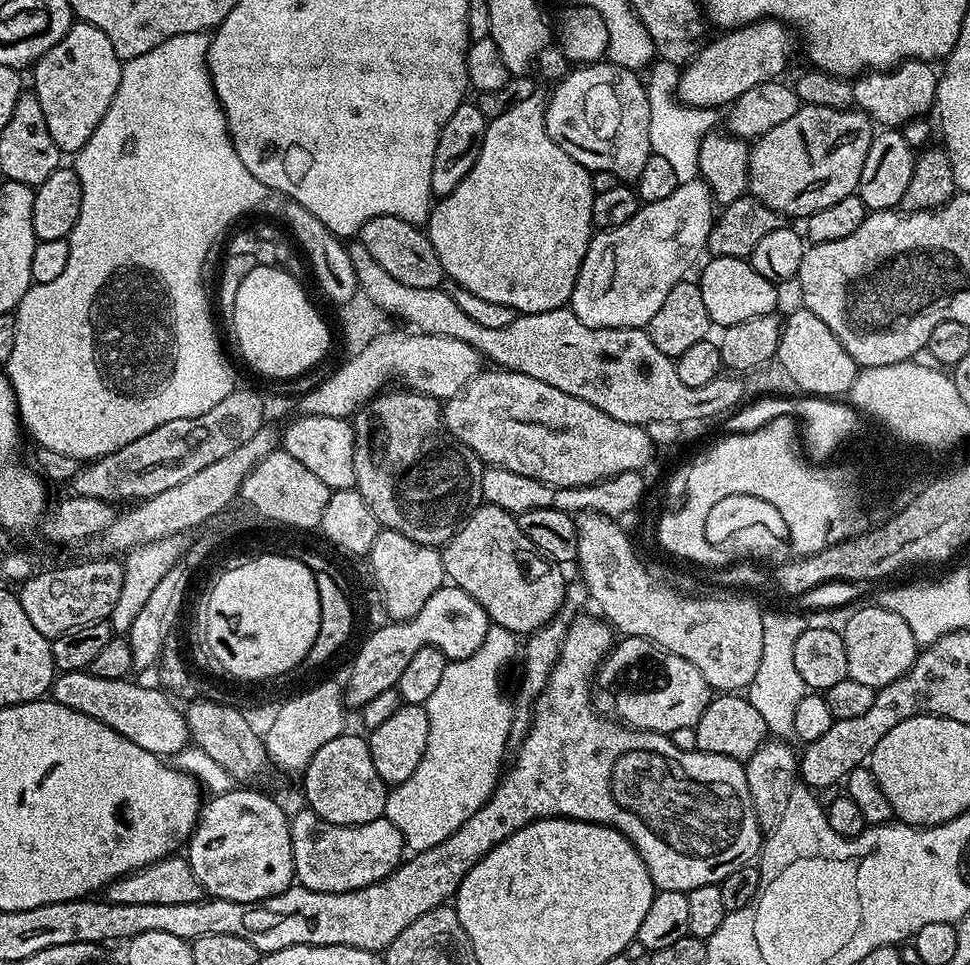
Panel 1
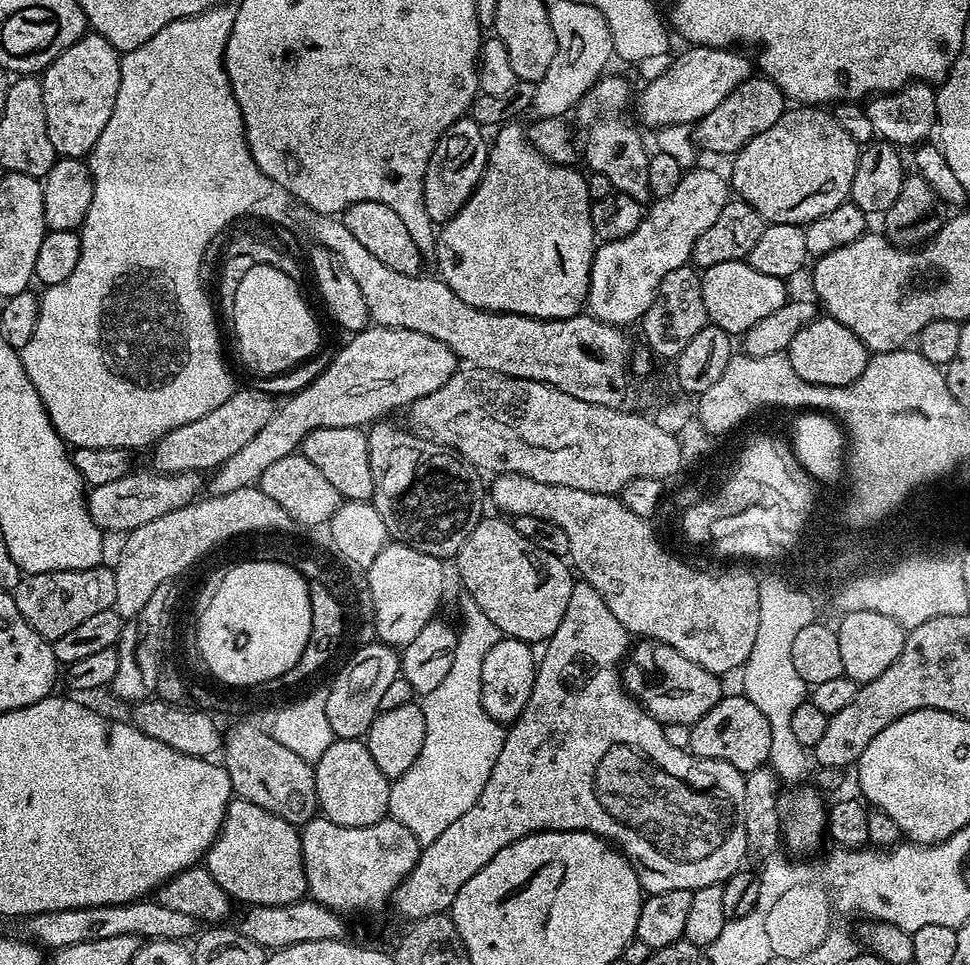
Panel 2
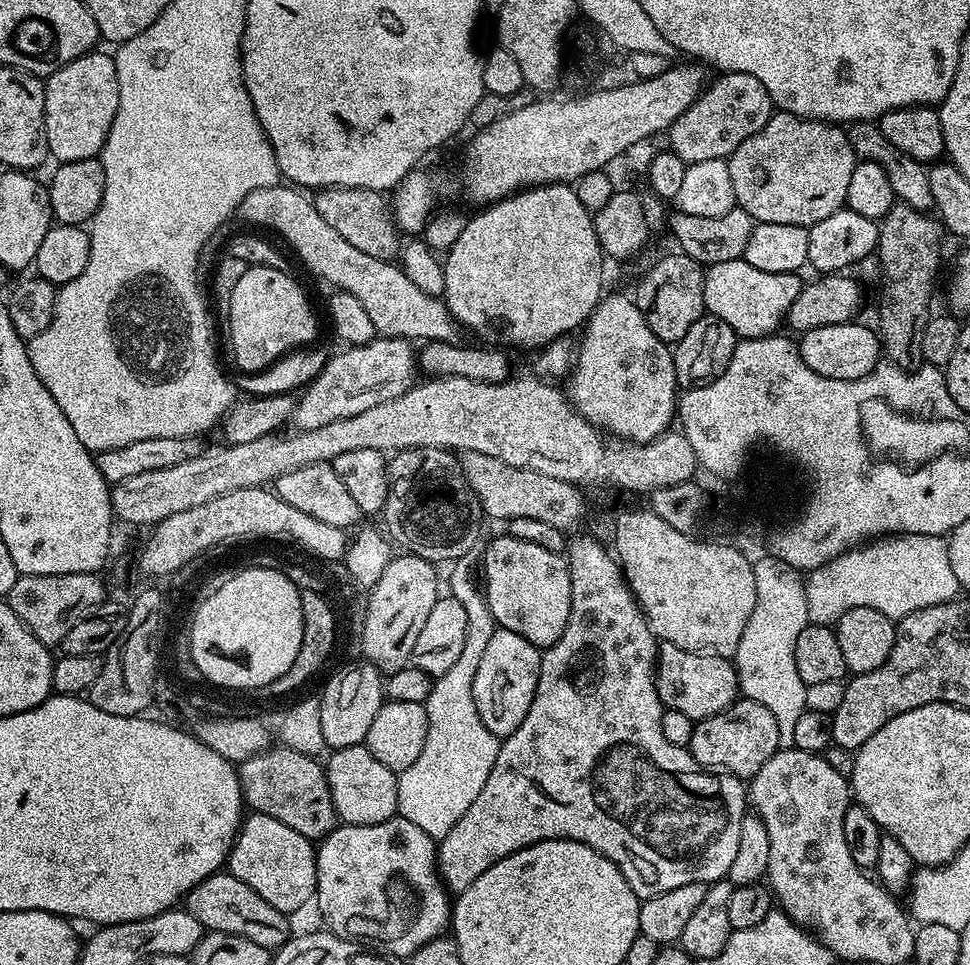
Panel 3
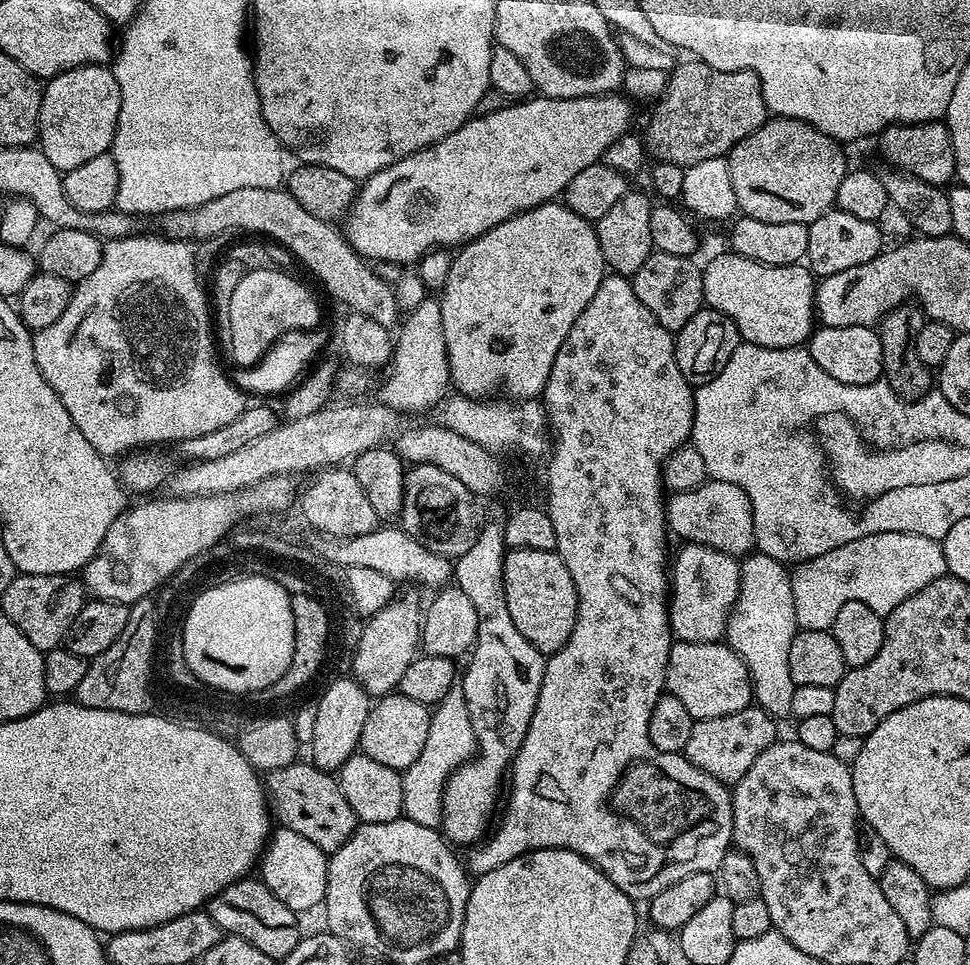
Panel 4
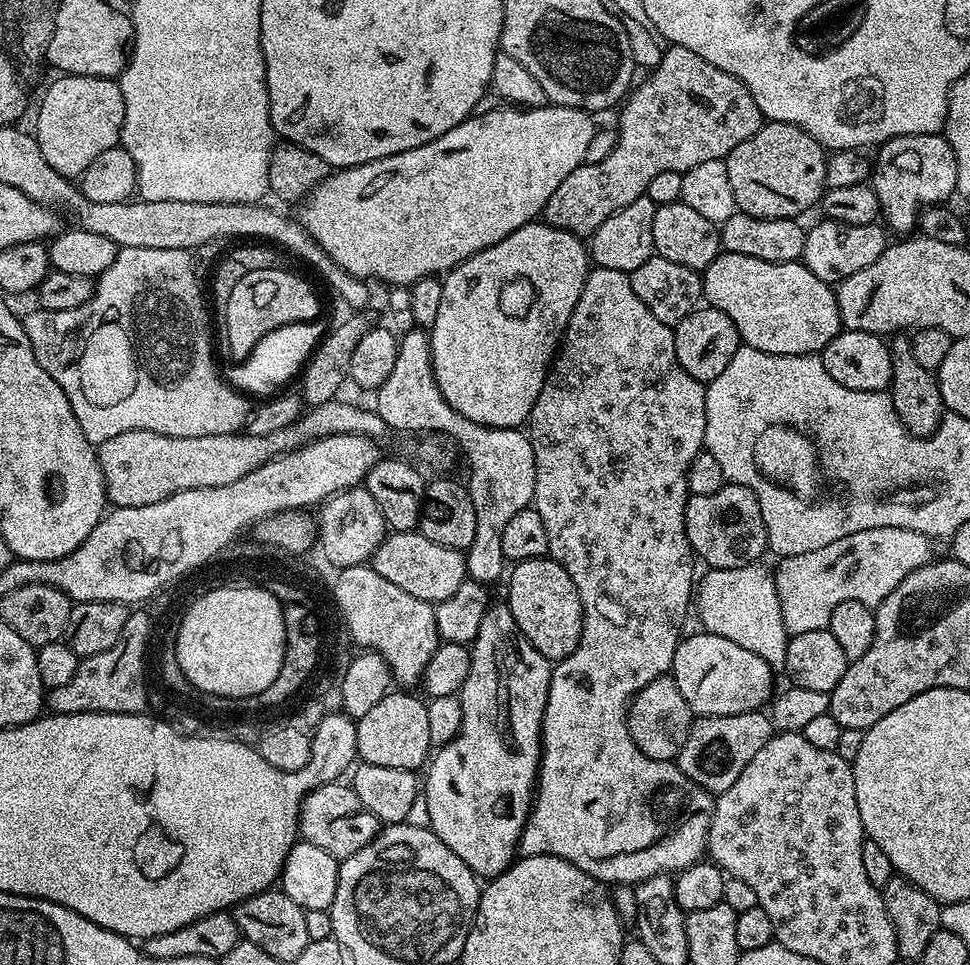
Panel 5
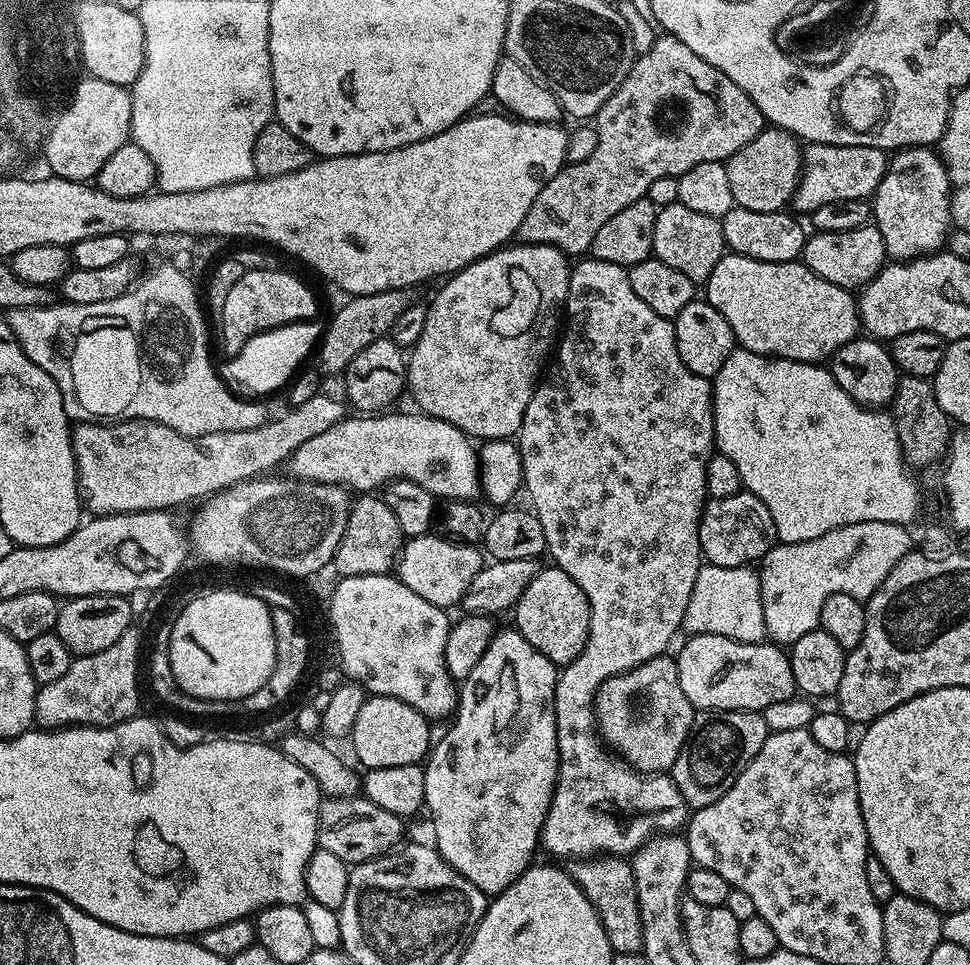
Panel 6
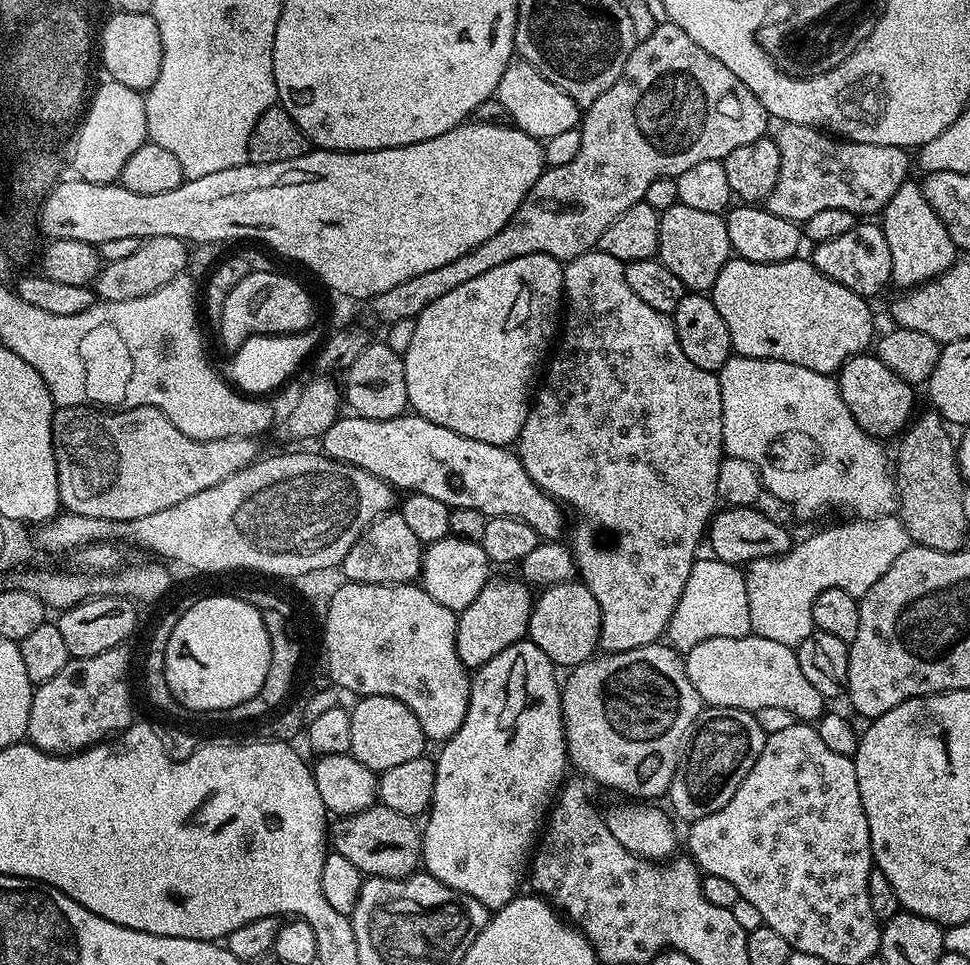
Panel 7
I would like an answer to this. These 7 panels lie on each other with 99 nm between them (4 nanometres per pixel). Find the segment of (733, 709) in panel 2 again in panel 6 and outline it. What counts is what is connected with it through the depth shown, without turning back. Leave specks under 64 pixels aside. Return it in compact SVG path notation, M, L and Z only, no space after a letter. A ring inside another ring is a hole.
M701 711L692 717L692 728L686 742L672 763L670 775L678 786L689 809L705 808L734 786L738 774L750 766L754 754L762 750L762 742L768 737L768 727L763 715L758 712Z

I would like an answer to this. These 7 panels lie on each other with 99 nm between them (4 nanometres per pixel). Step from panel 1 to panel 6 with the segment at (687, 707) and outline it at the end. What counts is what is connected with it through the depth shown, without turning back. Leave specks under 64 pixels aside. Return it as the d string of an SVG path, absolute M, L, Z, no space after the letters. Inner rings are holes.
M718 634L689 635L687 639L688 641L681 646L680 653L675 653L674 659L678 670L678 682L686 693L686 698L690 698L693 709L763 713L766 706L791 700L797 695L792 662L789 653L783 647L772 642L747 644Z

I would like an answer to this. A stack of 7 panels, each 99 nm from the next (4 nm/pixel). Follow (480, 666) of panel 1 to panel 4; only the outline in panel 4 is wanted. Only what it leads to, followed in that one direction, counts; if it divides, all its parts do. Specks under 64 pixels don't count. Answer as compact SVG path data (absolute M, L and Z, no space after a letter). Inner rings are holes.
M463 687L452 688L446 698L442 698L440 703L431 709L431 713L432 721L426 734L426 746L422 746L422 754L418 754L415 762L402 772L402 806L404 816L418 822L418 826L439 829L444 819L444 787L453 770L476 755L476 735L470 722L470 710L466 710Z

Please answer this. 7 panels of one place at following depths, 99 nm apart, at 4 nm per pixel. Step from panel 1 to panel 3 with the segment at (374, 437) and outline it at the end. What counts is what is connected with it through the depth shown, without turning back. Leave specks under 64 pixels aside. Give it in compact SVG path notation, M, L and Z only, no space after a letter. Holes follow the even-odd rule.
M406 448L391 457L390 487L382 519L391 543L401 544L405 553L421 556L423 560L461 560L480 540L480 499L474 494L470 482L466 482L466 474L462 474L459 455L447 448Z

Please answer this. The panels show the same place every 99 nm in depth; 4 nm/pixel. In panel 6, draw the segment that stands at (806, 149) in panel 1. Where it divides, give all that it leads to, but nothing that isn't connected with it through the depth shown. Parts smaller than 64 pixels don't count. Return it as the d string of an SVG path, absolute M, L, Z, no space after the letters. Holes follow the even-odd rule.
M765 127L763 132L746 142L746 146L742 146L742 150L735 152L724 164L735 207L759 212L785 211L793 203L803 166L801 141L781 128Z

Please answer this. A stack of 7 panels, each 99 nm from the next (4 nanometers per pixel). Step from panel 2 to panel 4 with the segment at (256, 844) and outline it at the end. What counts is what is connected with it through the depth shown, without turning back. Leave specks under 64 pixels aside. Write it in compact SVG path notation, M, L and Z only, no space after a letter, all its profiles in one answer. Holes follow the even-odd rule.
M277 827L258 861L258 876L278 898L278 902L286 902L290 910L297 914L305 914L311 908L320 908L324 903L326 882L328 881L328 857L314 842L302 838L302 834L294 834L294 830Z

